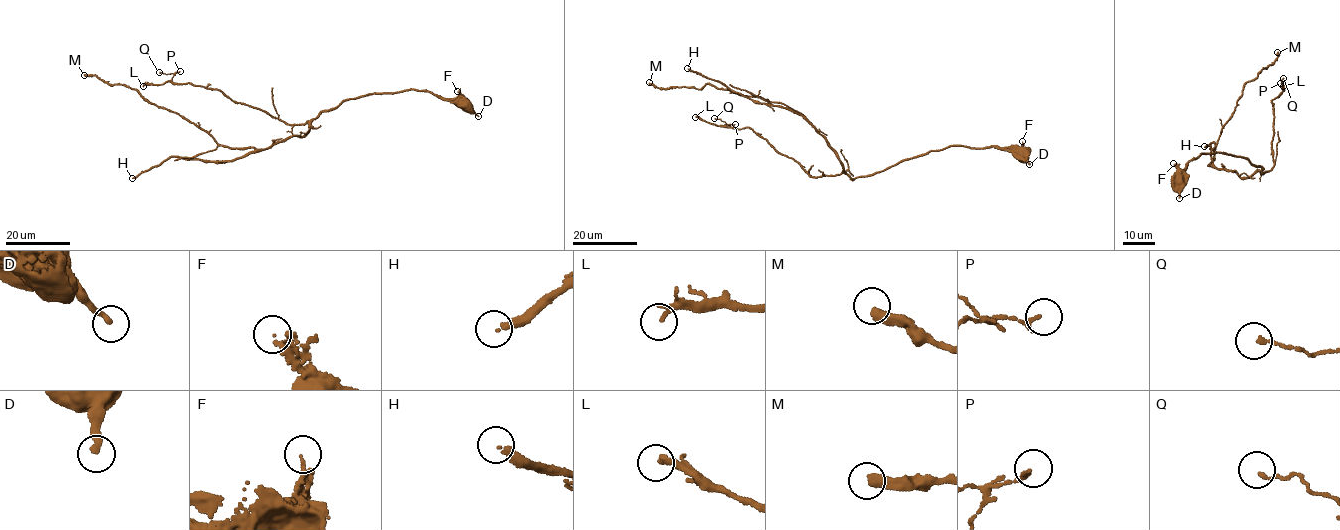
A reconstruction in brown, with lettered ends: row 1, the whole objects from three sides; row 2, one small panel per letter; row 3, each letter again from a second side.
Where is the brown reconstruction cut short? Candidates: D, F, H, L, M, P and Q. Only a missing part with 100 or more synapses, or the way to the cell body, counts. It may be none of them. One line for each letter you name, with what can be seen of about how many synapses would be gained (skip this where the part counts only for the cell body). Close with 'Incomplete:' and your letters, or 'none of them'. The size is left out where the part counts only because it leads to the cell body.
H: Roughly 250 synapses
Incomplete: H

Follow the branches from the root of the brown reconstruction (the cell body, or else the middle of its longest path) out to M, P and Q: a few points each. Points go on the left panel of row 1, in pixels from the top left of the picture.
M: (465, 103), (409, 89), (366, 94), (324, 110), (303, 136), (232, 148), (135, 89), (84, 75)
P: (465, 103), (422, 90), (374, 93), (292, 124), (216, 89), (173, 83), (180, 71)
Q: (465, 103), (422, 90), (374, 93), (292, 124), (218, 90), (173, 83), (172, 73), (159, 72)

